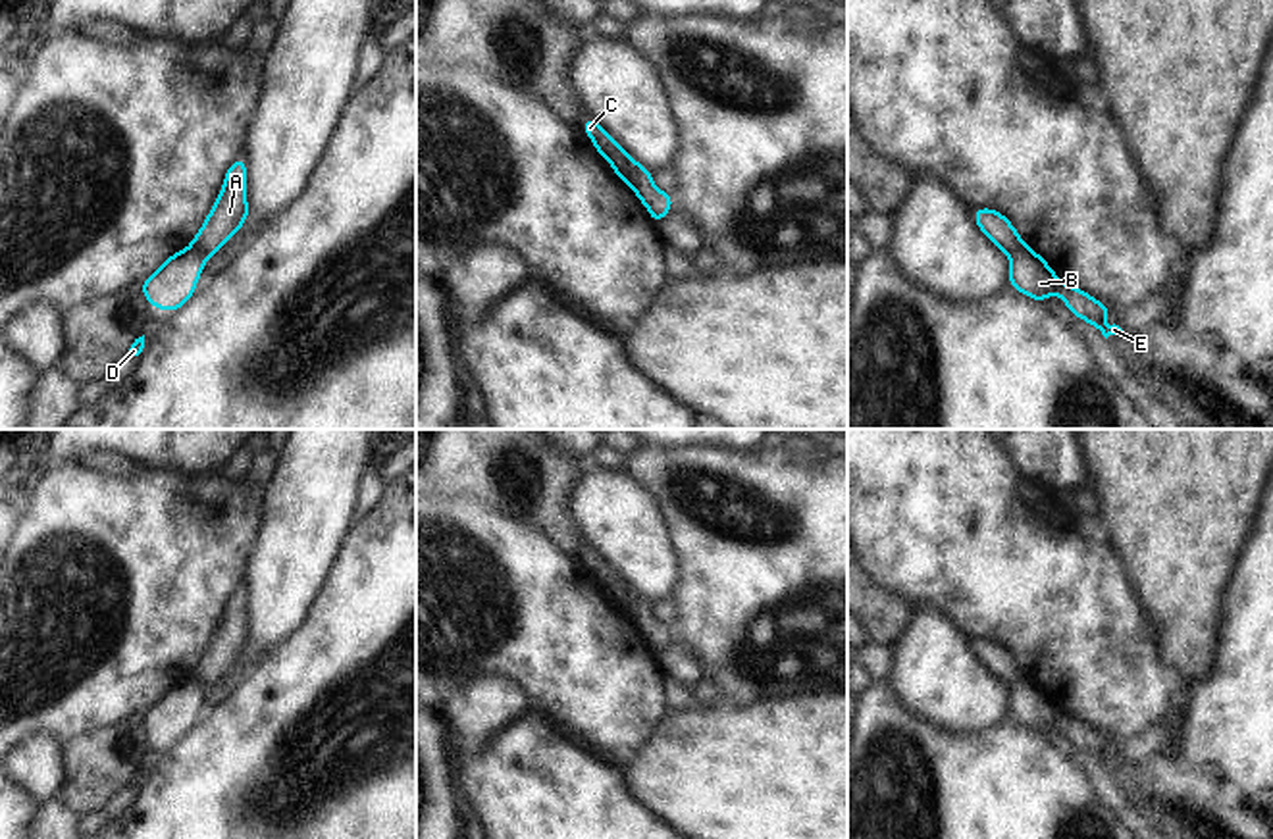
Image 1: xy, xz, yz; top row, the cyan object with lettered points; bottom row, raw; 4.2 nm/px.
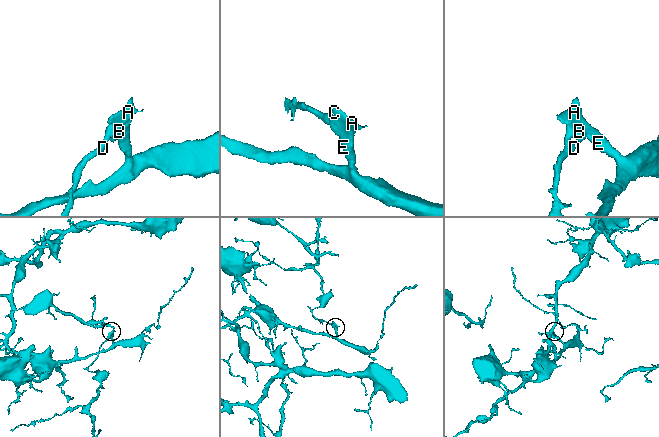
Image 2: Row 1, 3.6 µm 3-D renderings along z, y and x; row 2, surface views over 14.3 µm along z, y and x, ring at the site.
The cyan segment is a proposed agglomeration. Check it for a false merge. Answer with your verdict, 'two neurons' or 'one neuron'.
two neurons

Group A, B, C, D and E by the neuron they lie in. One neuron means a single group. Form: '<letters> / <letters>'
A C E / B D

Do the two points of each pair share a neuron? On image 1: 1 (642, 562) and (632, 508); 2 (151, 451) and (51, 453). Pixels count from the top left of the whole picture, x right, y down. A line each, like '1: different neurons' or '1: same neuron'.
1: same neuron
2: same neuron

